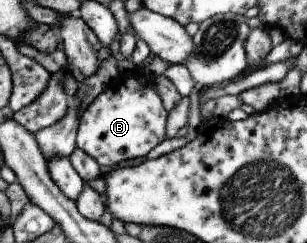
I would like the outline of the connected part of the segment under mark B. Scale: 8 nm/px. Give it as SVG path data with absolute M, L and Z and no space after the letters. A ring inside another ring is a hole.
M136 66L130 74L120 74L115 84L96 96L80 117L76 146L92 156L99 166L116 166L142 158L166 139L168 113L158 96L154 78Z

